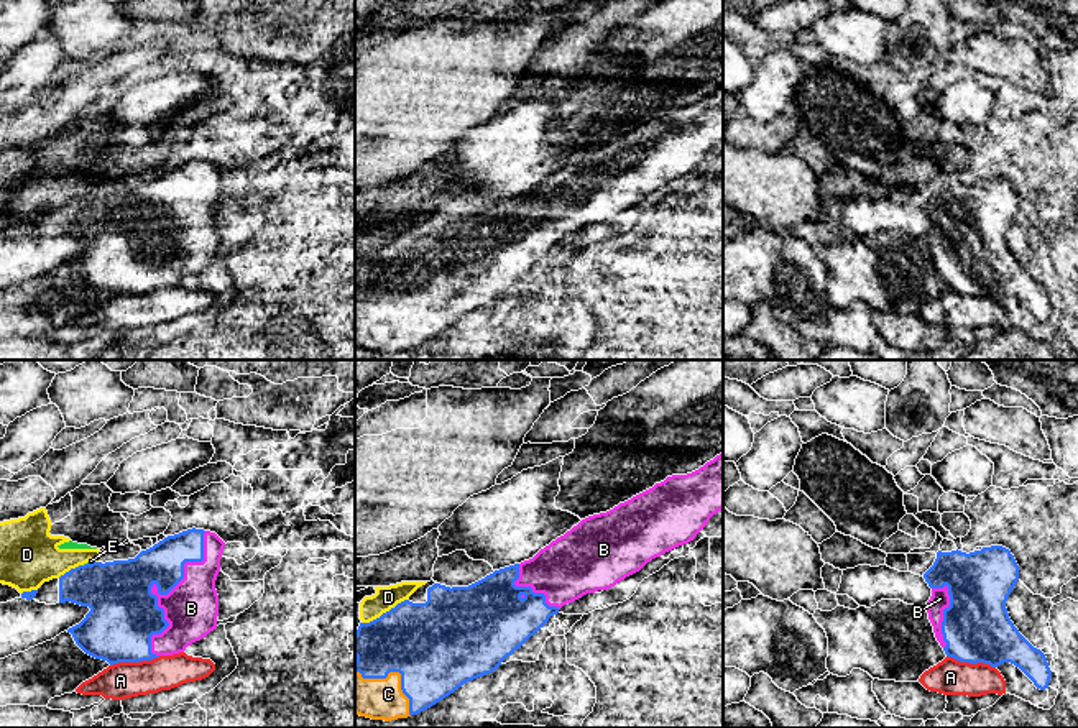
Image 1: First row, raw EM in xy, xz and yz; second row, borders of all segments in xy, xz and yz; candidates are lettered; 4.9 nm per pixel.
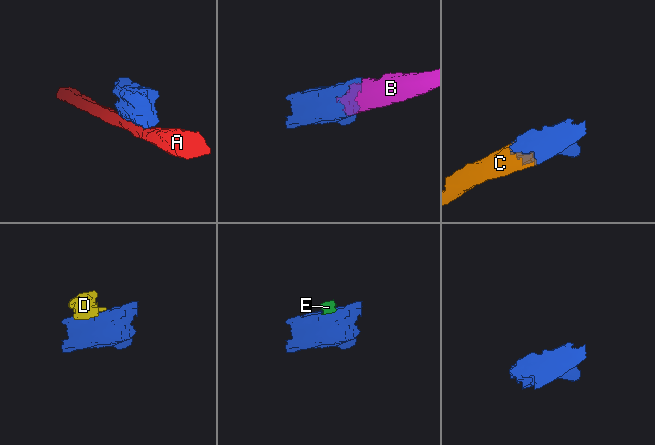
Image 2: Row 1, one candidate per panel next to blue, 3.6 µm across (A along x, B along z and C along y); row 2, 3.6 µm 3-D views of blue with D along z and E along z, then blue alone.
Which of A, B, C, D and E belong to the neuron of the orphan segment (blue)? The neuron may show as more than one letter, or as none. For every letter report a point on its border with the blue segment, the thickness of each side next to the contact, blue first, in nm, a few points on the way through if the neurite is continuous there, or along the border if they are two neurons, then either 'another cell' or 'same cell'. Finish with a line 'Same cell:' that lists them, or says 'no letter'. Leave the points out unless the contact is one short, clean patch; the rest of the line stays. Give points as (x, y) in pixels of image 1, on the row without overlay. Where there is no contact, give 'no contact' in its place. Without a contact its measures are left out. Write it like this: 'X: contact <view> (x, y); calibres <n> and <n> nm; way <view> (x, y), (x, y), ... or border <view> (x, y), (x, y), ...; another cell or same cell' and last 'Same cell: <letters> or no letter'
A: contact xy (135, 293); calibres 340 and 180 nm; another cell
B: contact xy (168, 224); calibres 340 and 260 nm; same cell
C: contact xz (398, 303); calibres 440 and 200 nm; same cell
D: contact xz (386, 244); calibres 400 and 120 nm; another cell
E: contact xy (89, 196); calibres 320 and 20 nm; border xy (94, 193), (84, 198); another cell
Same cell: B, C

